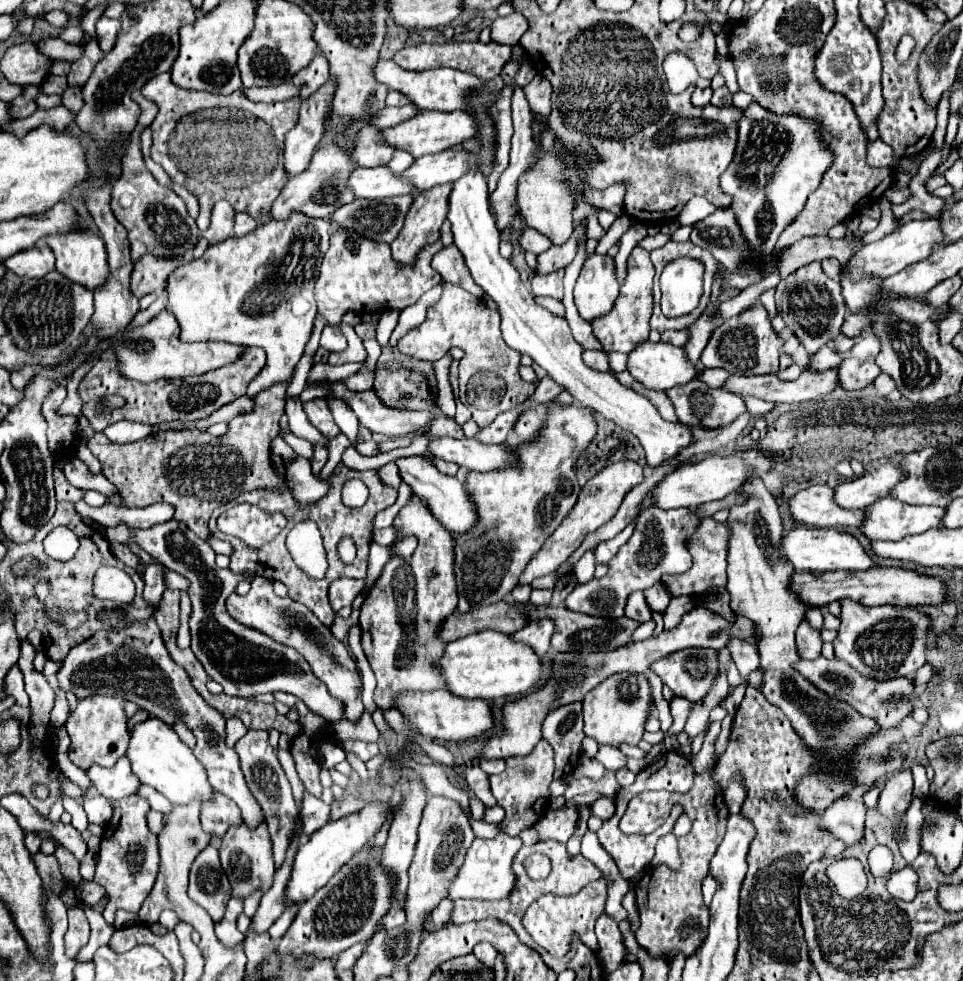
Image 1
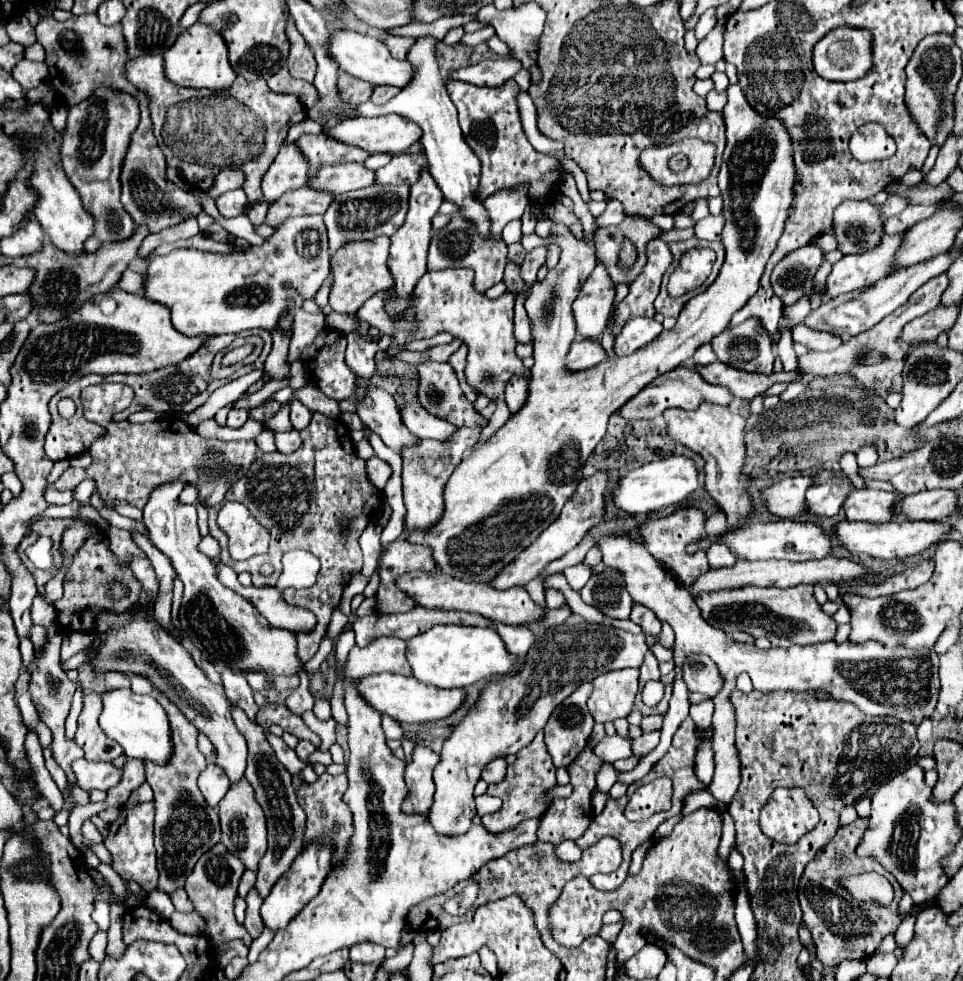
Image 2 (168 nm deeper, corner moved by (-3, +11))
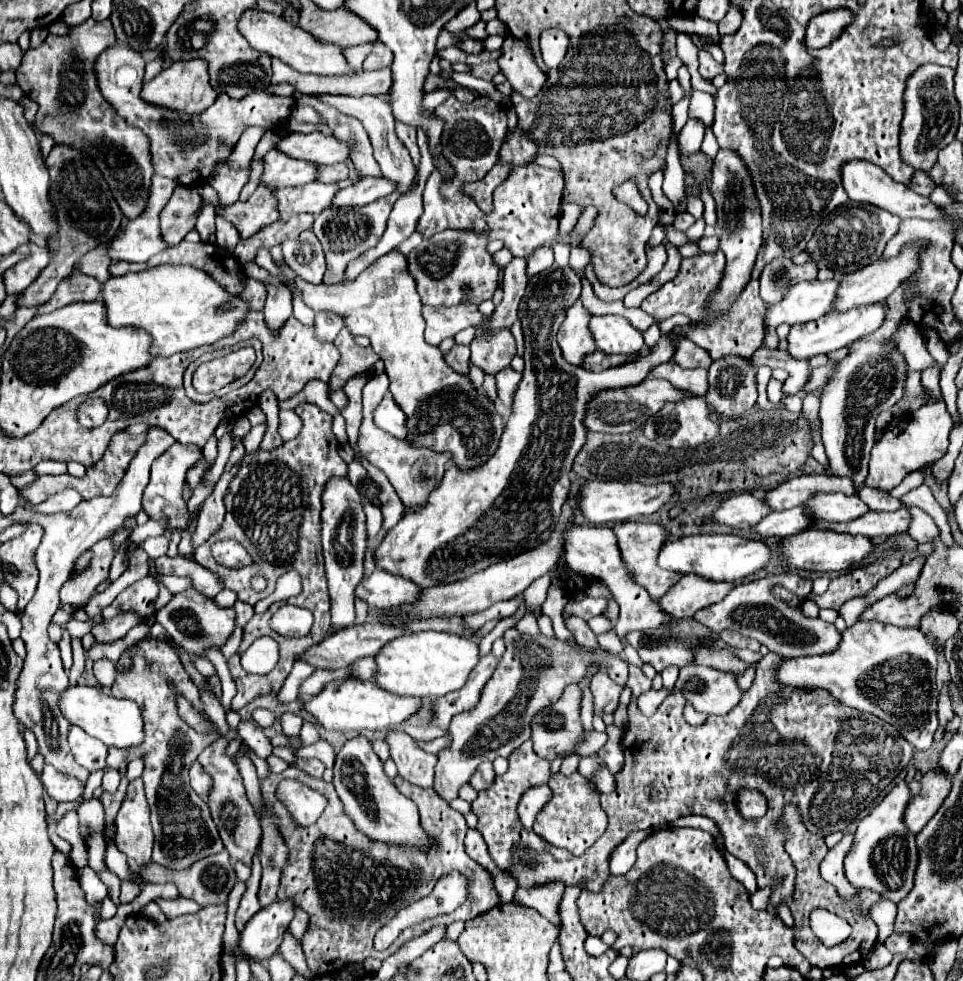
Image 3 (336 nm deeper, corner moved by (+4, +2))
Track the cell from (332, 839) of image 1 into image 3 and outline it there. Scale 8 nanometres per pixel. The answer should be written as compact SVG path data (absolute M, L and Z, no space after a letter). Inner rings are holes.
M278 900L276 904L262 908L240 932L238 952L244 960L266 960L270 958L294 916L294 904L288 900Z

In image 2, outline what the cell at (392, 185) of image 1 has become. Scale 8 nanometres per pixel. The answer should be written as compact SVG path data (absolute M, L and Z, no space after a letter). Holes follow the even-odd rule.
M341 163L341 165L325 165L309 177L313 187L331 191L339 195L343 191L363 189L375 183L375 171L367 169L363 163Z

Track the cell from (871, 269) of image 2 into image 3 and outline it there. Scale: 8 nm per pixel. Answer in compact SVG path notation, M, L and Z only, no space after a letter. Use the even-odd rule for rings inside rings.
M838 278L820 282L798 282L788 288L784 298L776 304L766 306L766 326L776 328L780 324L800 324L824 316L832 310L836 300Z

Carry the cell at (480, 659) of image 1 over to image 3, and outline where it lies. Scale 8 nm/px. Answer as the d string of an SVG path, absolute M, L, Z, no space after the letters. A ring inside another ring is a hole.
M424 630L394 638L394 642L382 646L374 660L374 684L378 684L382 690L400 696L438 698L464 686L470 670L478 664L478 646L464 636Z

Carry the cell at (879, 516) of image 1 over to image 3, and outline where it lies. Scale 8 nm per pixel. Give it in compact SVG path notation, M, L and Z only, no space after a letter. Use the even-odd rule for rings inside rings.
M818 492L814 498L808 498L804 506L810 508L814 518L830 522L850 522L870 510L858 496L846 496L842 492Z

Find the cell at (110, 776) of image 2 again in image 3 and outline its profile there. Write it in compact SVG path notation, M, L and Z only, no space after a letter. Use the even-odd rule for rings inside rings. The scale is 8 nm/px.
M44 764L42 776L40 776L44 790L50 798L54 798L56 802L74 802L82 796L82 784L74 778L68 778L60 772L54 770L54 766Z

